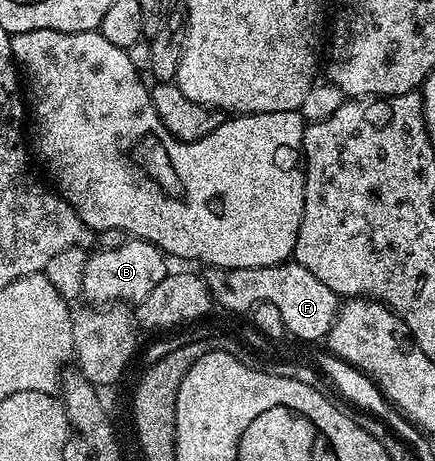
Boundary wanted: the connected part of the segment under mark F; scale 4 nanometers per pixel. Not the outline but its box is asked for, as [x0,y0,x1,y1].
[204,262,337,341]

